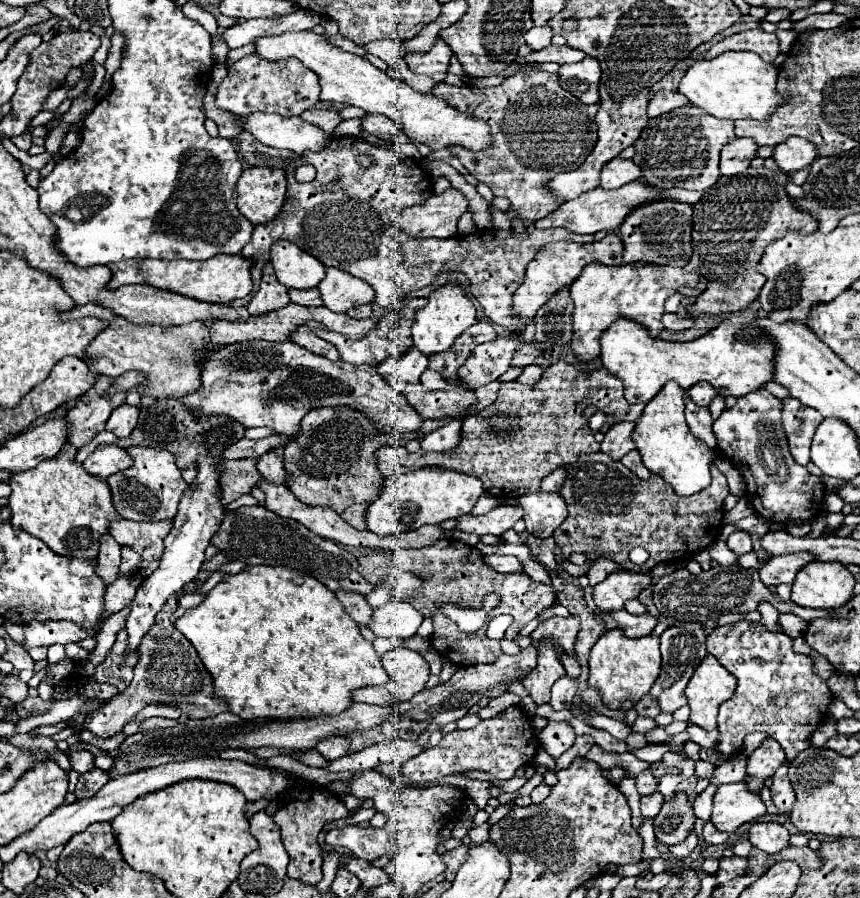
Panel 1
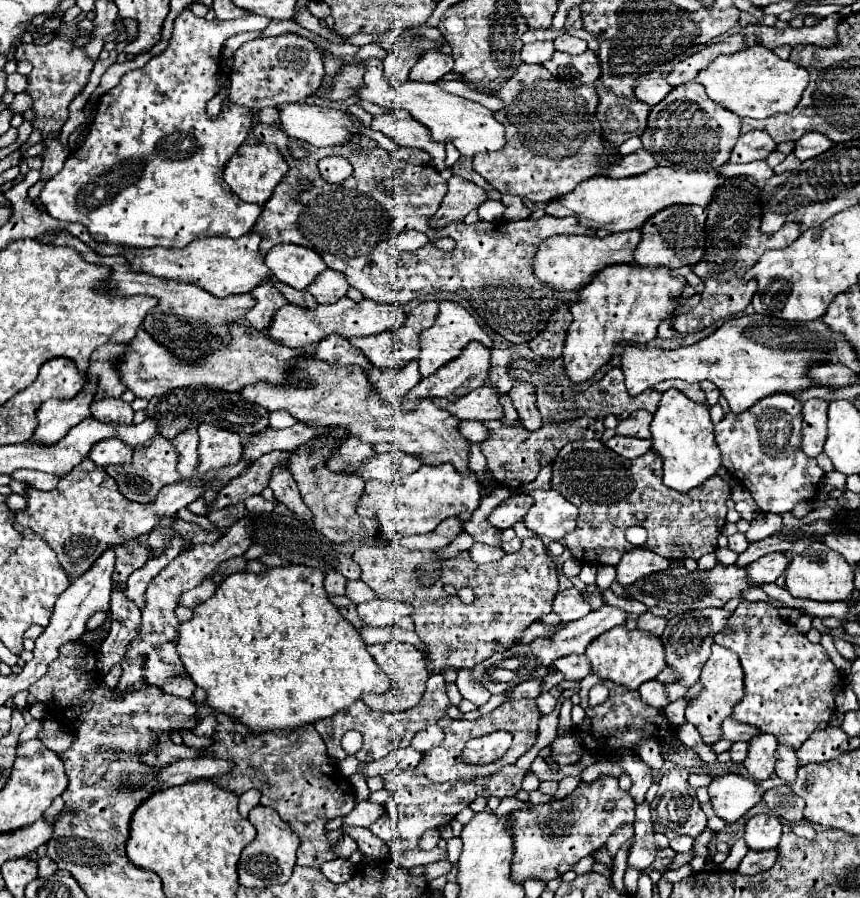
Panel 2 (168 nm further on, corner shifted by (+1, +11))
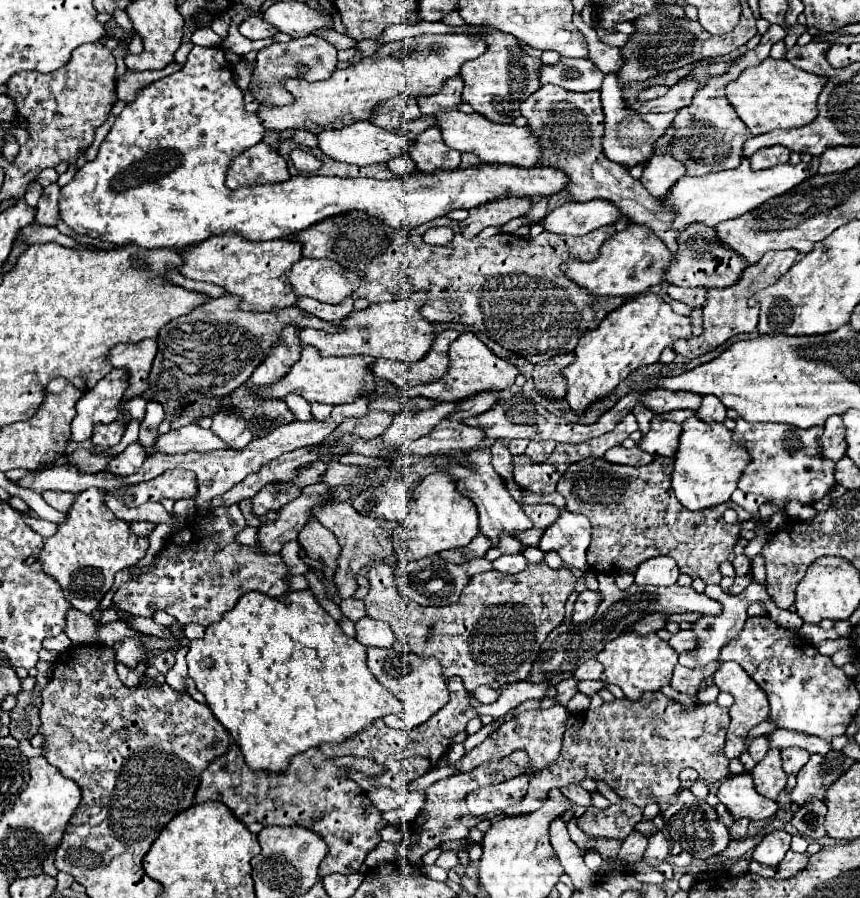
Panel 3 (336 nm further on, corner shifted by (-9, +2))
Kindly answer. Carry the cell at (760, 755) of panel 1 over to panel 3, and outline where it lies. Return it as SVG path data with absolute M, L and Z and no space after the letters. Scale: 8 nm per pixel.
M776 748L768 750L766 758L754 766L752 778L754 778L756 790L762 796L770 800L778 800L778 794L786 788L786 780L788 780L788 774L782 770L780 750Z

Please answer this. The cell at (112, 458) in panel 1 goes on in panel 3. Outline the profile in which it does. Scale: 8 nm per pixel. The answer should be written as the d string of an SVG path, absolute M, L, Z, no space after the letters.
M134 442L134 444L130 444L120 456L116 456L116 458L110 462L108 470L110 470L112 474L118 474L118 476L134 474L134 472L142 466L142 462L144 462L146 456L148 456L146 450L144 450L138 442Z

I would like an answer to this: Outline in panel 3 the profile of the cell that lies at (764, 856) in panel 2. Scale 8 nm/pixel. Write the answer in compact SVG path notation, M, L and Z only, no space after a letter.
M788 852L786 858L780 864L780 870L776 874L776 880L784 880L784 878L792 878L794 874L798 874L798 870L804 870L810 862L808 854L796 854L796 852Z

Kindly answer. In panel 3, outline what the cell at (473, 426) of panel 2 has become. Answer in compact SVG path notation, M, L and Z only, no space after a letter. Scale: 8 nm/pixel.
M500 440L492 446L492 466L494 466L494 470L506 480L506 486L508 486L510 494L514 496L514 500L516 500L516 502L522 502L522 490L520 490L520 486L514 482L512 456L510 456L510 452L500 444Z

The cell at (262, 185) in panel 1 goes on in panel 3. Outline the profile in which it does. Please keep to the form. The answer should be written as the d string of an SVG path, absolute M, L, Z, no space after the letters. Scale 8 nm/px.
M258 142L256 146L244 150L230 162L226 186L228 188L254 186L266 182L282 182L288 178L290 172L286 160L278 154L278 150L264 142Z

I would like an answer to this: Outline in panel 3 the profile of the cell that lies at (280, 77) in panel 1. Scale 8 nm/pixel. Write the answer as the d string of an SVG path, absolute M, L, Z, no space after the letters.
M304 36L298 40L290 40L286 44L272 44L258 52L256 68L250 82L250 94L256 102L270 102L276 106L290 104L294 98L284 90L282 80L286 78L302 78L302 80L324 80L336 70L336 48L320 36Z

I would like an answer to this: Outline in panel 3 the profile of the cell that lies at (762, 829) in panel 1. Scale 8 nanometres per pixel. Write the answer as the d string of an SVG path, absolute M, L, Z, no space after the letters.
M784 830L768 834L752 852L752 860L764 866L778 866L784 854L790 850L790 834Z

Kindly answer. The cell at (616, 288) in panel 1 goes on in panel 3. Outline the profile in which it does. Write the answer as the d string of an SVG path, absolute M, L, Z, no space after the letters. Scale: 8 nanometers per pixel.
M642 294L632 302L624 302L618 310L608 314L596 330L584 332L574 348L574 362L562 370L566 378L566 402L576 416L582 416L596 400L606 398L628 374L640 366L656 364L662 350L676 340L692 338L692 324L688 316L674 314L656 294Z

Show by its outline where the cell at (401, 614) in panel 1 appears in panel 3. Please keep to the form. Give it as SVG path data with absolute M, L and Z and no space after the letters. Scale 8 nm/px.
M364 616L362 620L356 622L356 640L370 648L370 646L378 646L378 648L392 648L394 644L394 632L390 630L390 626L382 620L372 620L368 616Z

